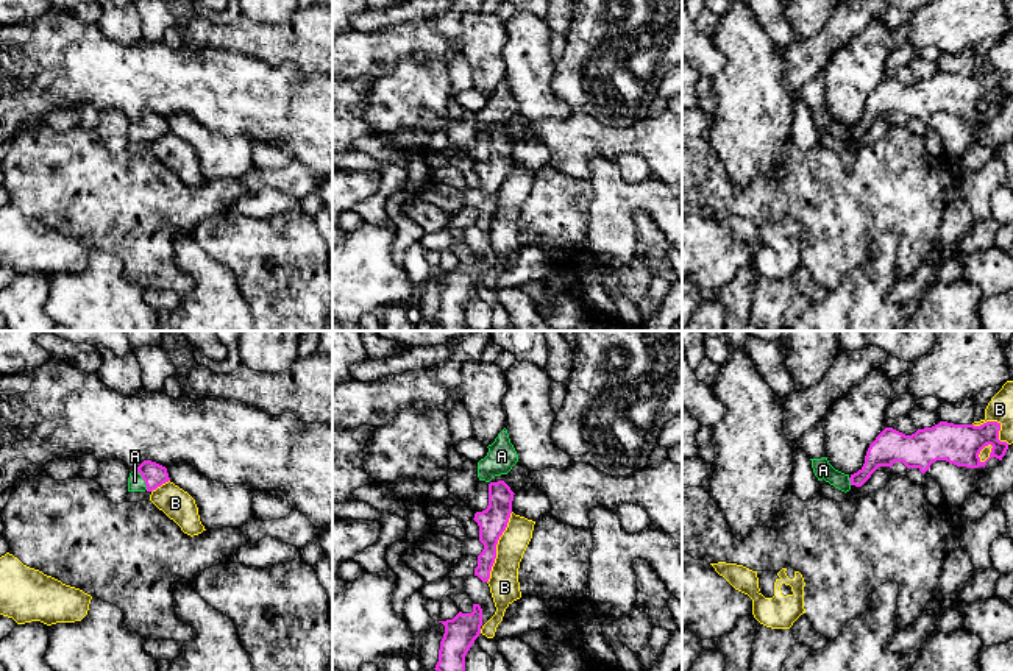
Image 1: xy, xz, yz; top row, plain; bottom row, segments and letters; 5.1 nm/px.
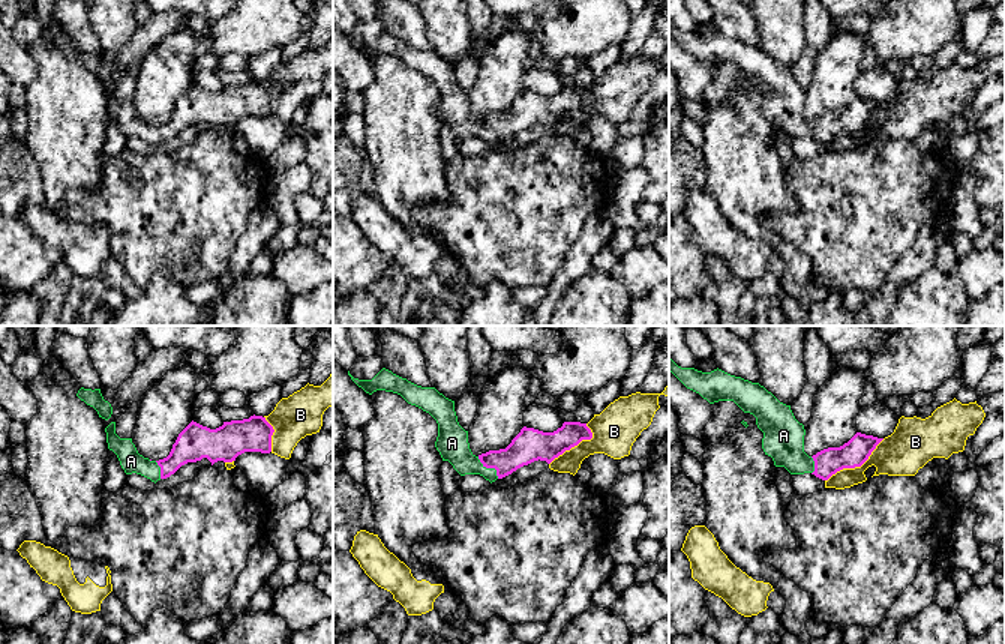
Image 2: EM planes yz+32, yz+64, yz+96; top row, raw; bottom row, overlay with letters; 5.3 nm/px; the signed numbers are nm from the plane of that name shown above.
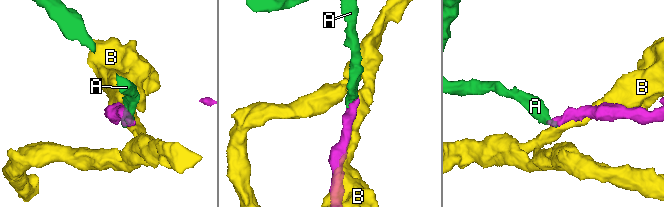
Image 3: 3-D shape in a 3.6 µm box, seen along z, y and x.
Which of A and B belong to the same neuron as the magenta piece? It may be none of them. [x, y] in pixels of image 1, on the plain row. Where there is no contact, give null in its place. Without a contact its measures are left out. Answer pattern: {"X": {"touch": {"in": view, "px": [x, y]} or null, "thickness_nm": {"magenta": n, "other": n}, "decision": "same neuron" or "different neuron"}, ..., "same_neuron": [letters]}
{"A": {"touch": {"in": "xy", "px": [142, 128]}, "thickness_nm": {"magenta": 120, "other": 80}, "decision": "same neuron"}, "B": {"touch": {"in": "xz", "px": [495, 198]}, "thickness_nm": {"magenta": 150, "other": 160}, "decision": "different neuron"}, "same_neuron": ["A"]}

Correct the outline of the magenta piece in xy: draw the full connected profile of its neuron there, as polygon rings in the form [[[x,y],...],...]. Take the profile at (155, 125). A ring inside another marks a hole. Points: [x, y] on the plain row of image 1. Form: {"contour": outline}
{"contour": [[[144,111],[136,122],[130,123],[128,142],[153,142],[169,131],[170,128],[165,117]]]}

